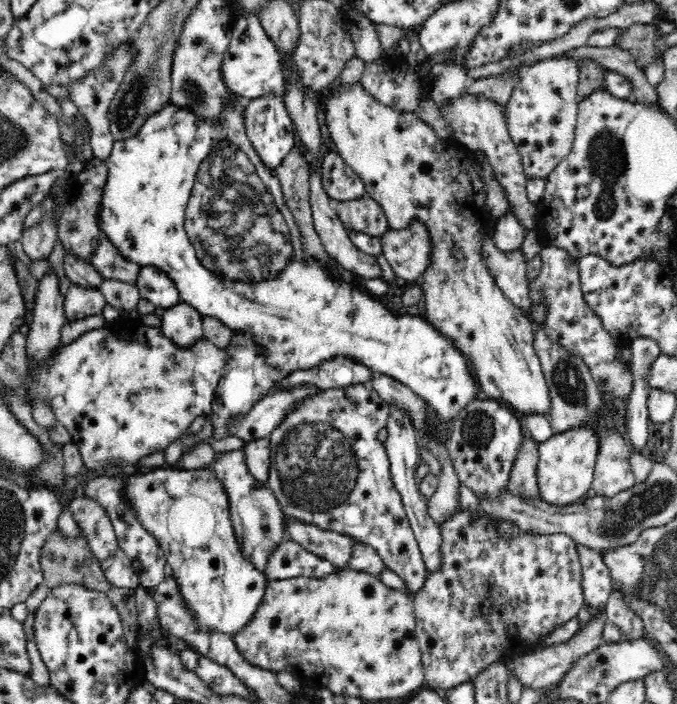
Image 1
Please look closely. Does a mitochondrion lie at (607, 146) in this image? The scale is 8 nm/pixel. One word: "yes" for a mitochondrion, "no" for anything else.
yes

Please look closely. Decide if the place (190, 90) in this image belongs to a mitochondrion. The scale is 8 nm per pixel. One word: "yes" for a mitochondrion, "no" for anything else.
yes

